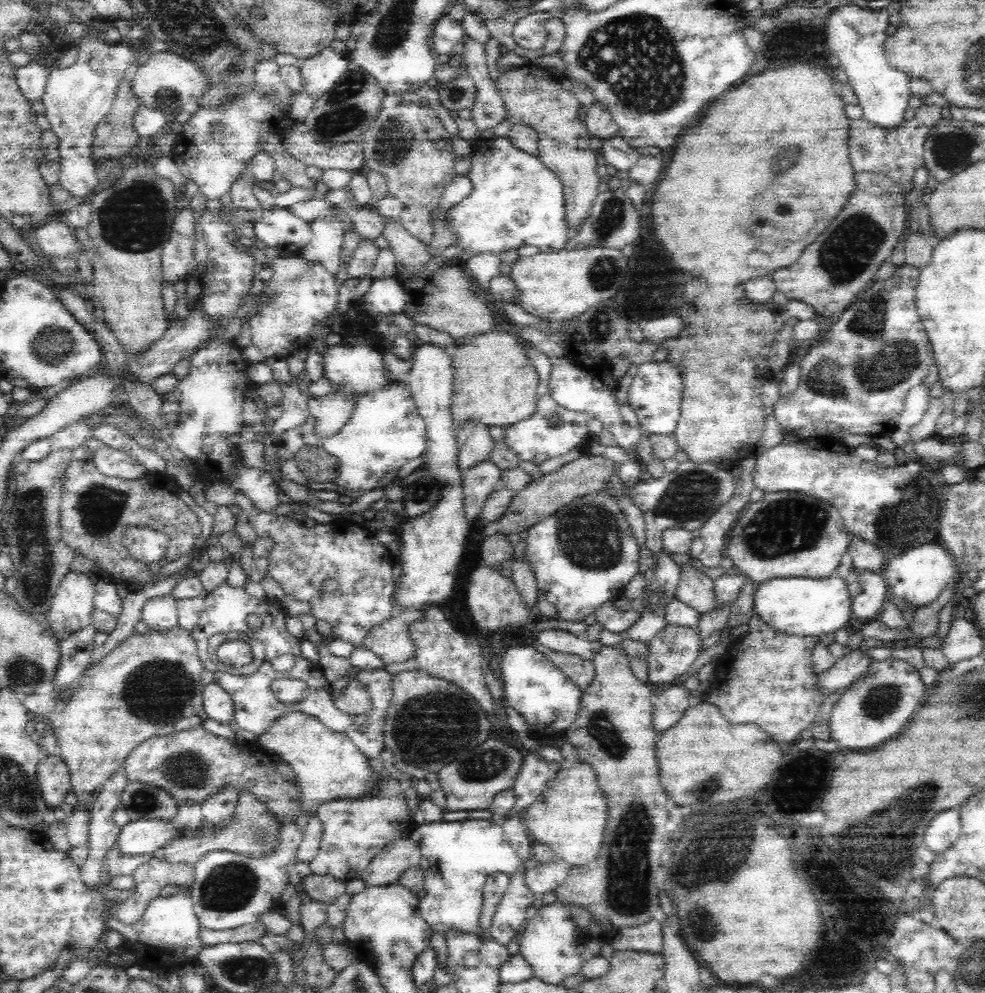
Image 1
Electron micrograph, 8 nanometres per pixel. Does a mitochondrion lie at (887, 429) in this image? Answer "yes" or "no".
no

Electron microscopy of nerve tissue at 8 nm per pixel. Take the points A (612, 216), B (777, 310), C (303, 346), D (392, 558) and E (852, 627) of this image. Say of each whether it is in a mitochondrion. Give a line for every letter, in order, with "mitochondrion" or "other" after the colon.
A: mitochondrion
B: other
C: other
D: other
E: other

